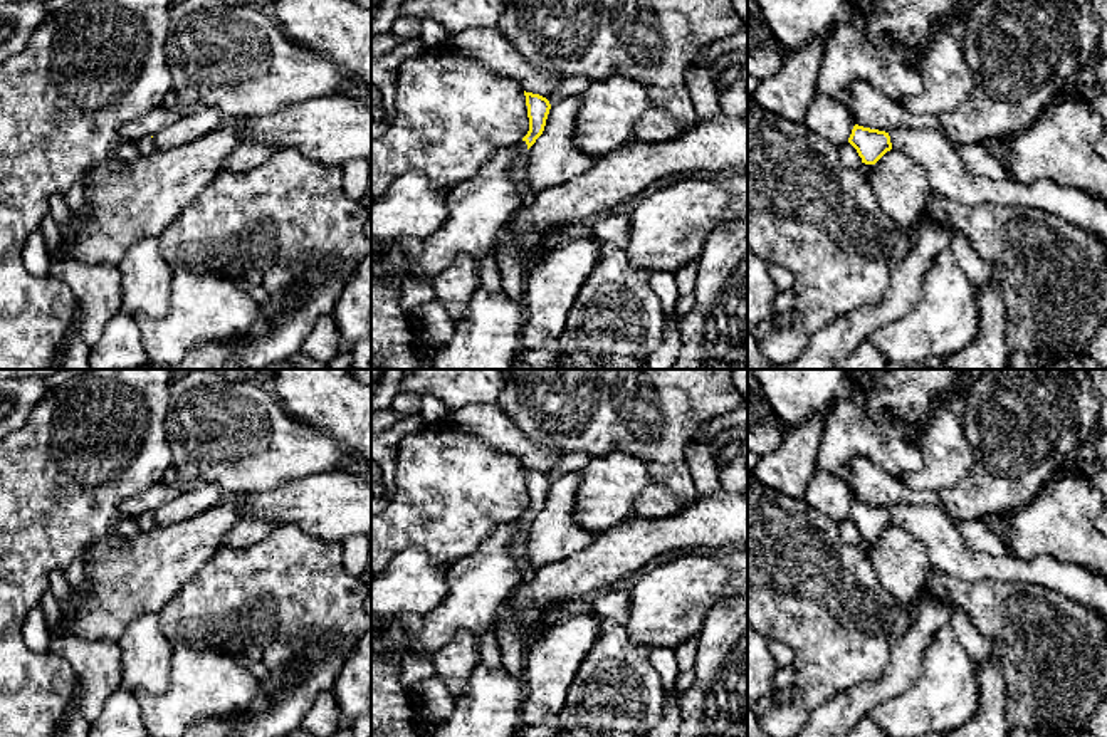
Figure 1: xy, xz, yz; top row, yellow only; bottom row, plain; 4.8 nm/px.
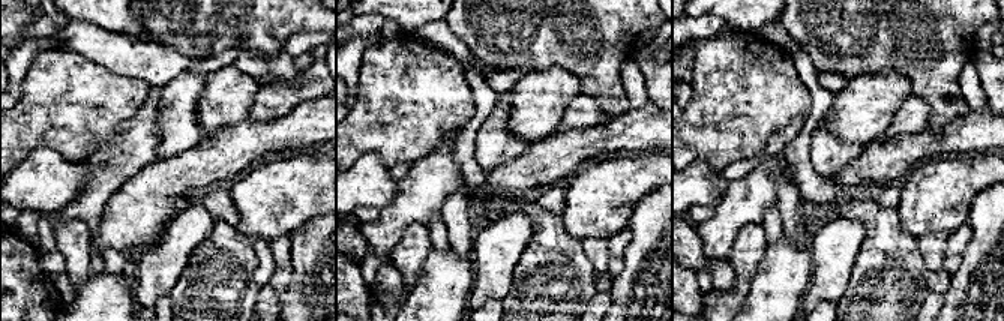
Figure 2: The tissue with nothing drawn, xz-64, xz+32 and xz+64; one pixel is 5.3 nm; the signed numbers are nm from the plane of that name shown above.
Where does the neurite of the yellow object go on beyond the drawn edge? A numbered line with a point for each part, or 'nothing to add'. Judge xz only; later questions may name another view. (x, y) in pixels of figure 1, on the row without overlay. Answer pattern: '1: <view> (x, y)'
1: xz (526, 569)

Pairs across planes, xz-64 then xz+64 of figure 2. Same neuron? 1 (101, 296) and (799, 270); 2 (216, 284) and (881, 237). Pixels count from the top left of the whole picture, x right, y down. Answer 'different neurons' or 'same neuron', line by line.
1: same neuron
2: same neuron

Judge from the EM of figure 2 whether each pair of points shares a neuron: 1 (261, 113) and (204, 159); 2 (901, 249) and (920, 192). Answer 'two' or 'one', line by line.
1: two
2: two

